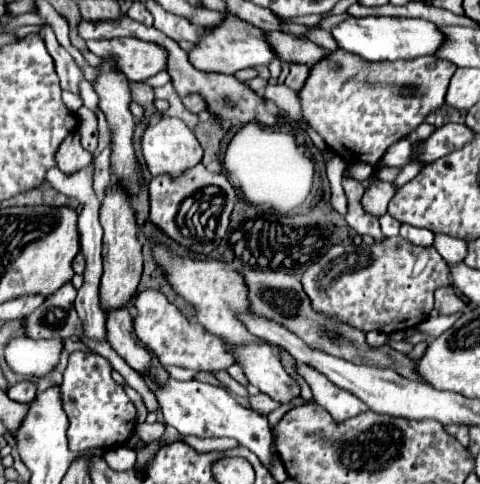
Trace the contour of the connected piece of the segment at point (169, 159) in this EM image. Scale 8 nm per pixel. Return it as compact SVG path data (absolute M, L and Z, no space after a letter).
M160 117L156 123L148 125L140 143L142 143L146 165L154 177L162 175L162 173L176 177L176 175L180 175L180 171L194 167L202 159L202 147L198 143L194 131L178 117Z

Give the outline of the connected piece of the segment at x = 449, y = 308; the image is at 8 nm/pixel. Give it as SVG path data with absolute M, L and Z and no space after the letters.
M452 287L438 289L434 295L436 295L436 311L440 315L452 315L452 313L460 313L464 309L464 301L456 295L456 291Z

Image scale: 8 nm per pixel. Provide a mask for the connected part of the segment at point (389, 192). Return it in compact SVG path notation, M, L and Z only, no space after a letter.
M380 179L372 181L370 189L366 189L362 197L362 207L366 213L372 213L374 217L382 217L386 213L388 201L396 195L396 188L392 182L382 182Z

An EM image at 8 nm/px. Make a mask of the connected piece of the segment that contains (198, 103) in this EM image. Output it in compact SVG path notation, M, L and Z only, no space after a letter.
M190 93L190 95L184 97L184 105L186 105L190 111L200 113L200 111L206 107L206 101L204 101L204 97L198 95L198 93Z

